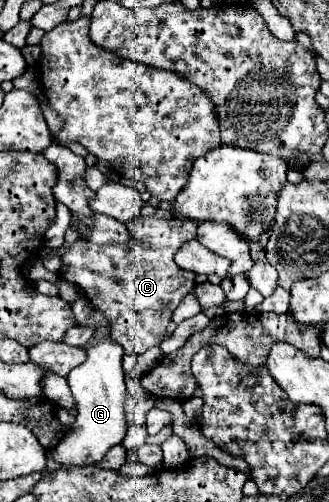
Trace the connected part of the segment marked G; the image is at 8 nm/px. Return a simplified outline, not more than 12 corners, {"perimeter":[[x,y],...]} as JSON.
{"perimeter":[[102,340],[68,376],[76,422],[54,448],[92,466],[126,434],[122,348]]}

